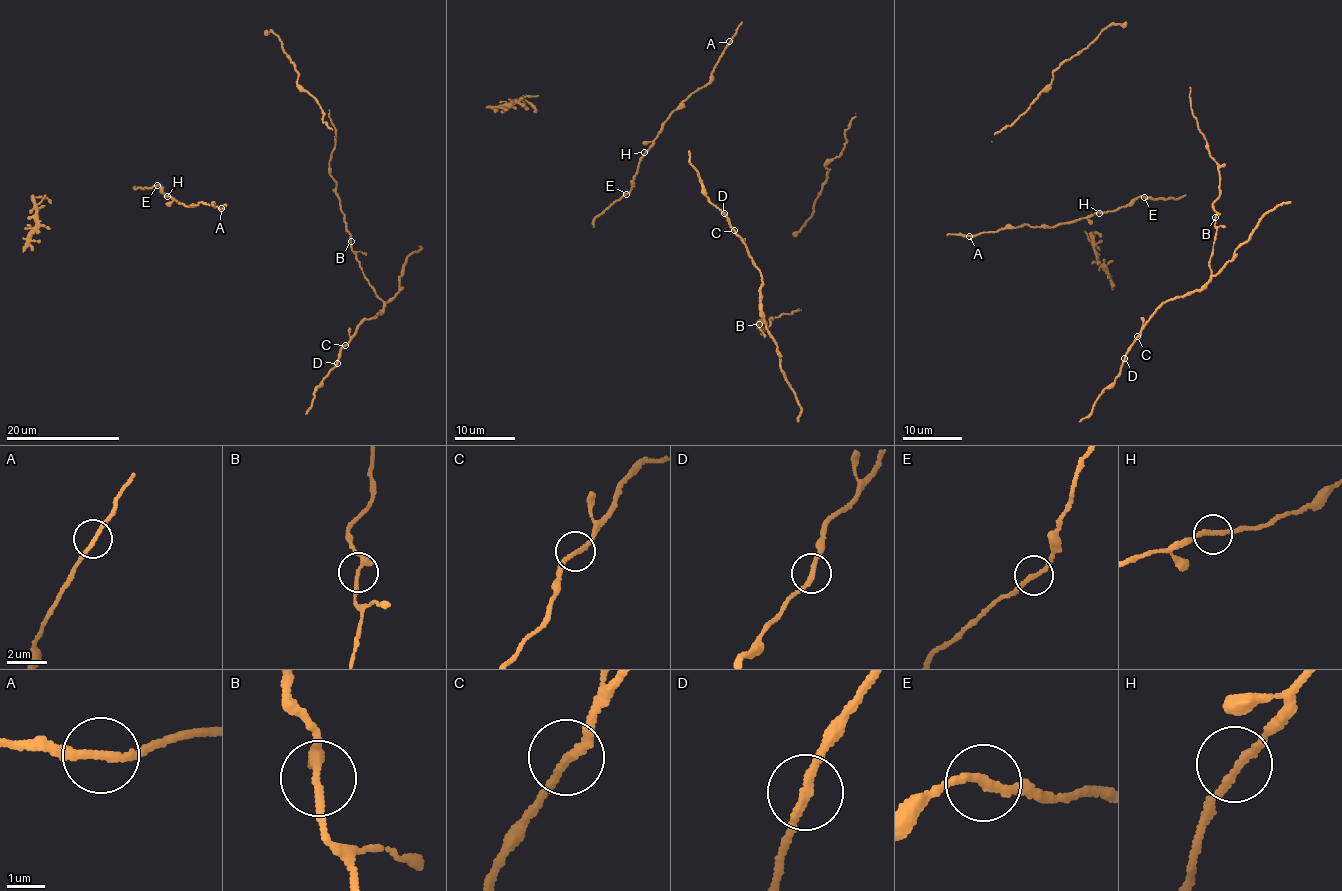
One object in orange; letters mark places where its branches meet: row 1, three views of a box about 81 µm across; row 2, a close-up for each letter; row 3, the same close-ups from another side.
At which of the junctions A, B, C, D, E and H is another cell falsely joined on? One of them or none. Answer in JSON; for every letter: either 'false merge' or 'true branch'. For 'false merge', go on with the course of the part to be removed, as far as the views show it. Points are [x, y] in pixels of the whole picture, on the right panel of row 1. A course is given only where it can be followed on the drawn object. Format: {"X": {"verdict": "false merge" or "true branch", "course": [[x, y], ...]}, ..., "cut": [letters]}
{"A": {"verdict": "true branch"}, "B": {"verdict": "true branch"}, "C": {"verdict": "true branch"}, "D": {"verdict": "true branch"}, "E": {"verdict": "true branch"}, "H": {"verdict": "true branch"}, "cut": []}

